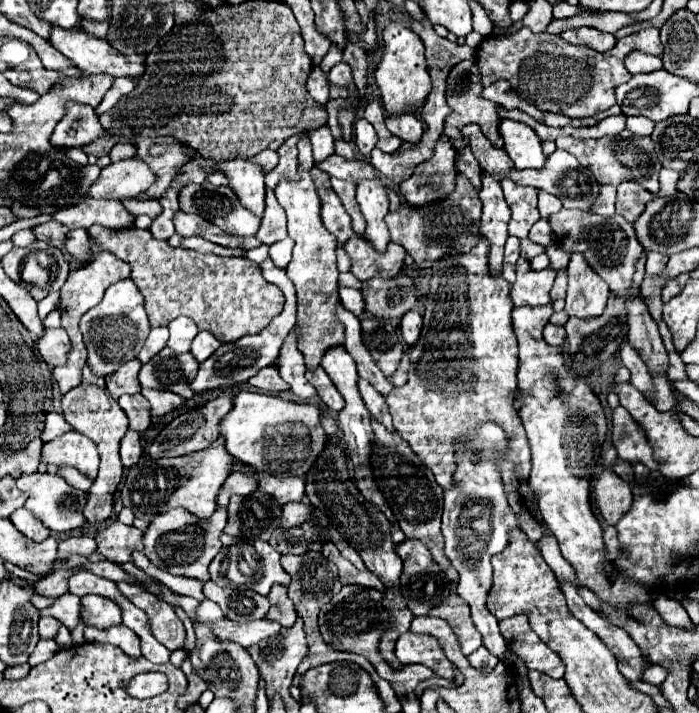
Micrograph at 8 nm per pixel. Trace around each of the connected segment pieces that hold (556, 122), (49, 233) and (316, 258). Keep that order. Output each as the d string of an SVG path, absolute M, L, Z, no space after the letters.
M544 113L544 125L550 125L550 127L564 127L564 125L570 125L572 119L562 115L562 113Z
M48 221L48 223L42 223L38 227L34 227L34 233L40 241L46 241L48 245L60 249L62 253L68 253L64 249L64 239L66 239L66 233L68 233L68 227L64 227L62 223L58 221Z
M300 135L298 161L300 161L300 179L280 181L280 185L276 187L276 199L288 215L288 237L294 241L294 255L290 265L286 267L286 273L294 281L298 295L296 341L300 353L304 355L306 369L316 369L326 349L344 343L344 329L336 321L336 305L338 305L336 237L332 237L332 233L328 233L328 229L324 229L320 221L320 199L314 181L310 179L314 157L308 135Z

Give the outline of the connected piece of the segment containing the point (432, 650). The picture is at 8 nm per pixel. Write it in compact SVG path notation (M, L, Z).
M404 633L396 641L396 657L402 665L420 663L432 669L438 677L454 681L454 665L444 657L444 651L438 647L438 641L428 635Z

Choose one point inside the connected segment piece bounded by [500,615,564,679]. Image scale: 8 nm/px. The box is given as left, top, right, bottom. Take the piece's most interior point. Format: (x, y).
(518, 633)

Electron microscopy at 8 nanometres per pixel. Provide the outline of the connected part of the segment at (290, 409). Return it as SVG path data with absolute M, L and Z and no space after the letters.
M240 391L234 397L232 411L220 421L220 437L234 459L268 475L304 475L326 443L316 405L288 403L274 395L250 391Z

